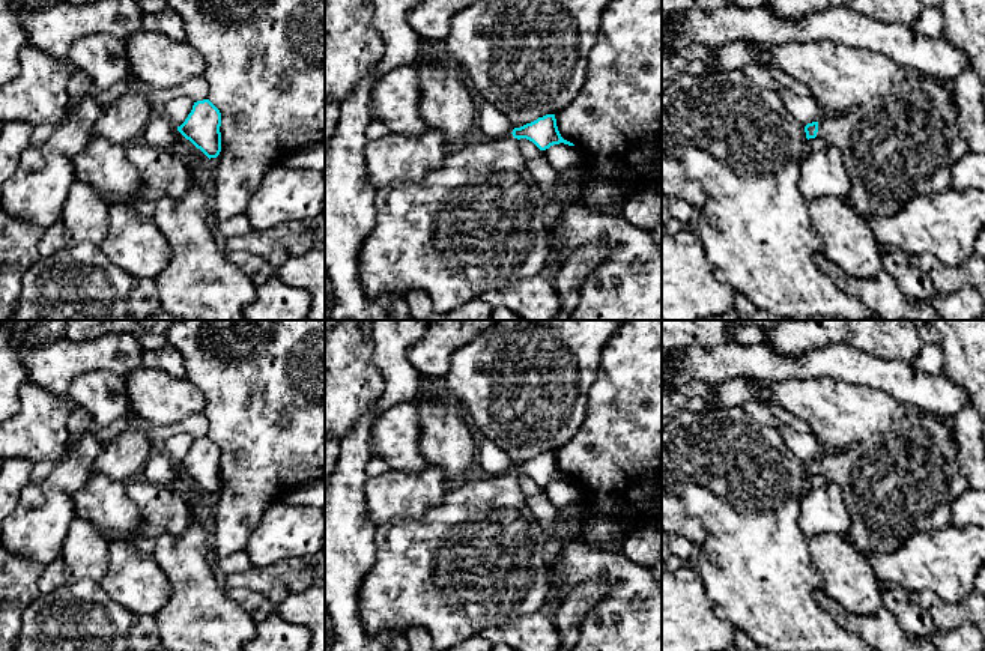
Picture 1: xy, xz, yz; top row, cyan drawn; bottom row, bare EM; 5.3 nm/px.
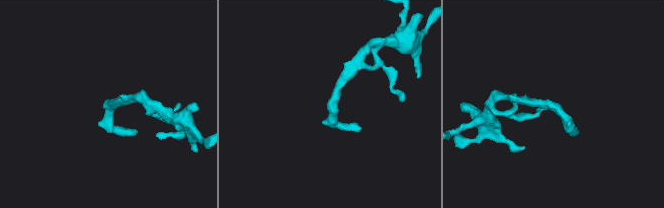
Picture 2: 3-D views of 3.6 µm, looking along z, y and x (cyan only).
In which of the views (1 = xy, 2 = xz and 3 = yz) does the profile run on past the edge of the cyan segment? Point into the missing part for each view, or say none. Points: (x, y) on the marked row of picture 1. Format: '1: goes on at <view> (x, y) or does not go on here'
1: does not go on here
2: goes on at xz (475, 224)
3: goes on at yz (894, 148)

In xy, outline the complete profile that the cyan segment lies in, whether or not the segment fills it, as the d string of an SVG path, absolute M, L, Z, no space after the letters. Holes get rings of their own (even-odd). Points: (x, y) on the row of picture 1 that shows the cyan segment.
M197 101L177 131L200 149L209 159L221 152L221 113L209 101Z

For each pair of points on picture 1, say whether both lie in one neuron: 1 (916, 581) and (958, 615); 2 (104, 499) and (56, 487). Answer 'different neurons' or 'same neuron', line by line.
1: different neurons
2: different neurons

